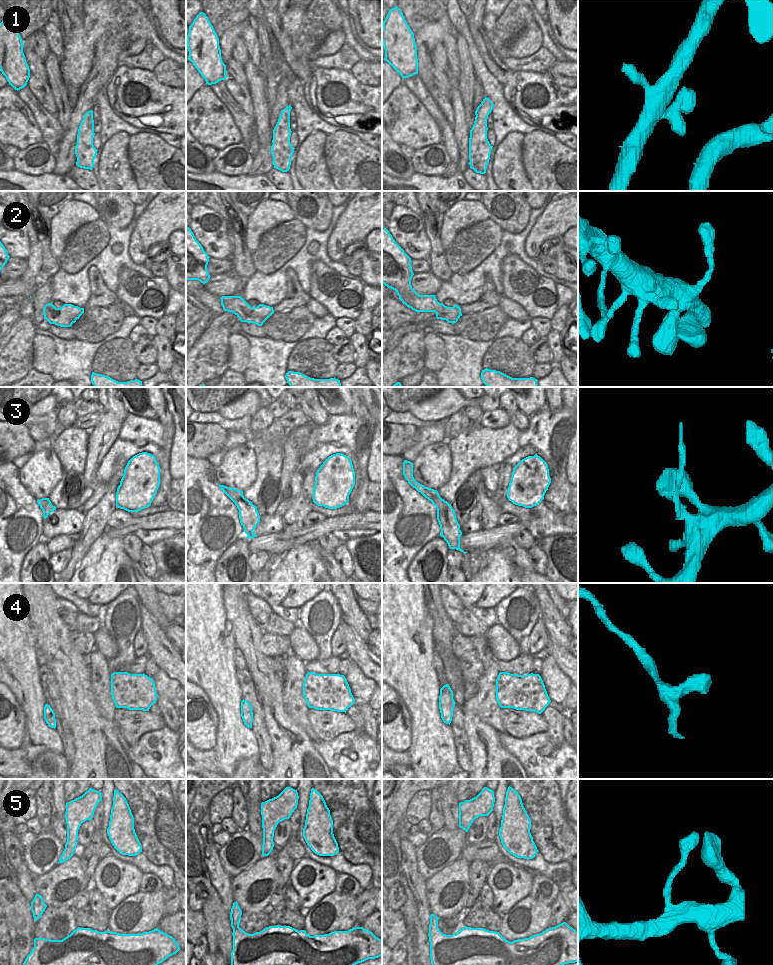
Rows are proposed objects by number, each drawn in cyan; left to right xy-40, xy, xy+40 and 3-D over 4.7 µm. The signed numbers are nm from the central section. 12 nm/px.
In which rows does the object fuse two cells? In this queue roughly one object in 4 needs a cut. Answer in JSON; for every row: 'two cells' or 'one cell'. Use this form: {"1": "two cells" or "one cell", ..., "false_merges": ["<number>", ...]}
{"1": "one cell", "2": "one cell", "3": "two cells", "4": "one cell", "5": "one cell", "false_merges": ["3"]}

